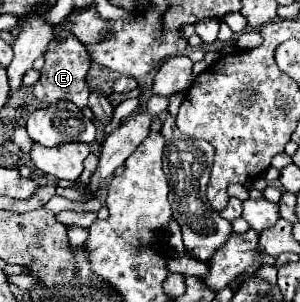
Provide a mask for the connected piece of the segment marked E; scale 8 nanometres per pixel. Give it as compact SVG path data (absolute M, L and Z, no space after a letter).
M68 37L60 45L50 45L44 59L46 59L46 63L40 71L42 75L34 85L34 95L40 101L40 105L46 107L46 105L56 103L58 99L70 99L80 109L86 109L88 97L84 95L84 87L86 87L84 79L86 79L86 73L88 73L88 67L90 67L90 55L86 53L86 45L80 43L76 37Z

